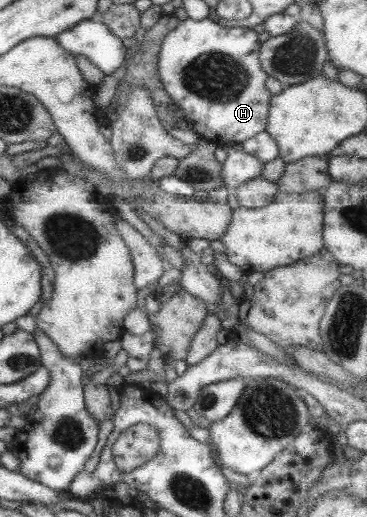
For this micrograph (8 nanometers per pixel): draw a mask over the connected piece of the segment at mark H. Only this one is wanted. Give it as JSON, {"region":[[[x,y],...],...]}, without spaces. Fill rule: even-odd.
{"region":[[[186,18],[170,30],[161,42],[158,52],[158,76],[162,88],[171,100],[183,110],[184,120],[192,124],[198,138],[214,141],[219,145],[240,144],[254,134],[265,130],[271,94],[264,87],[268,77],[258,63],[258,34],[242,27],[224,27],[208,18]]]}

